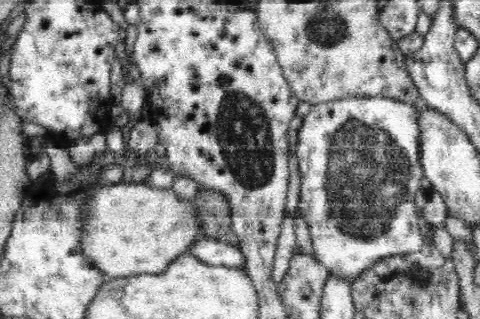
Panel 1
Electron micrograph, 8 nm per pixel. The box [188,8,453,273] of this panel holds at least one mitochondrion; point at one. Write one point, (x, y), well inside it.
(367, 174)

